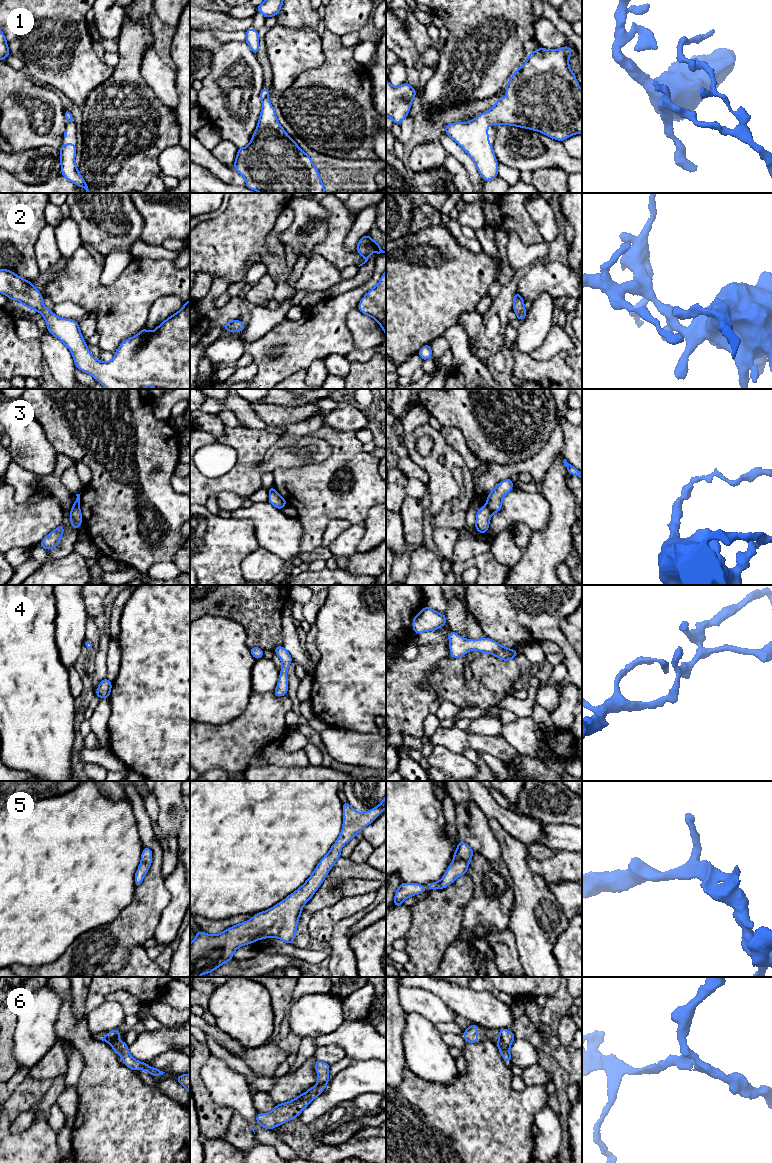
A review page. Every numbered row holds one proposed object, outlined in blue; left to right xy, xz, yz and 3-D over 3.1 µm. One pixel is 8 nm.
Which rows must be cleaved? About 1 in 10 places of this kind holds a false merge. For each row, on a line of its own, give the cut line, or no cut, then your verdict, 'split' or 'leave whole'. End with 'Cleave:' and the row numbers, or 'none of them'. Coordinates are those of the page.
1: cut none; leave whole
2: cut none; leave whole
3: cut yz (485, 505), (492, 513); split
4: cut none; leave whole
5: cut none; leave whole
6: cut none; leave whole
Cleave: 3

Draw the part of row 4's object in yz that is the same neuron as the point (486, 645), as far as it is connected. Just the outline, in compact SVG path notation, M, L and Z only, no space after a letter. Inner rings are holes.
M453 631L448 632L449 648L452 658L464 656L467 652L475 649L483 653L493 654L501 660L509 661L517 656L518 651L508 649L490 638L464 639Z

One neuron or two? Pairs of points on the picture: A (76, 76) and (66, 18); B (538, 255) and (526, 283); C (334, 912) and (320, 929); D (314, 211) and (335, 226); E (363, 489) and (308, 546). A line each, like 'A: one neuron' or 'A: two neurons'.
A: one neuron
B: two neurons
C: one neuron
D: two neurons
E: one neuron

